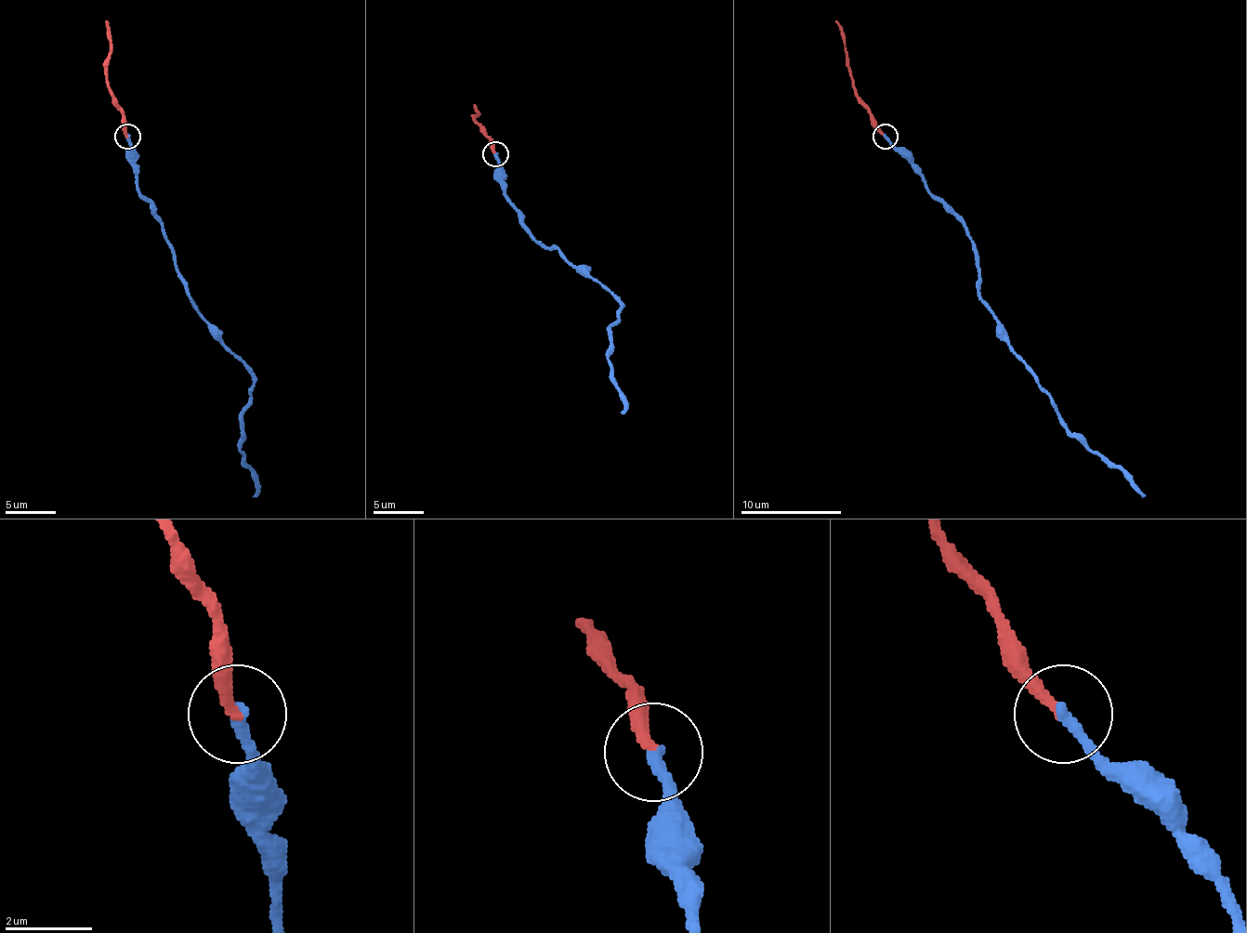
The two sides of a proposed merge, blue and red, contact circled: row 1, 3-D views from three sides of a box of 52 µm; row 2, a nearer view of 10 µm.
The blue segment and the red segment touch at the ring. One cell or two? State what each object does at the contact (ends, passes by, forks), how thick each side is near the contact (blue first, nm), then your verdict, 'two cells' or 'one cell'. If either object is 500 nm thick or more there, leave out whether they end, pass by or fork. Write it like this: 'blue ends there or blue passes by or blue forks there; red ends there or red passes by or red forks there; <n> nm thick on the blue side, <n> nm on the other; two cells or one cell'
blue ends there; red ends there; 280 nm thick on the blue side, 240 nm on the other; one cell

